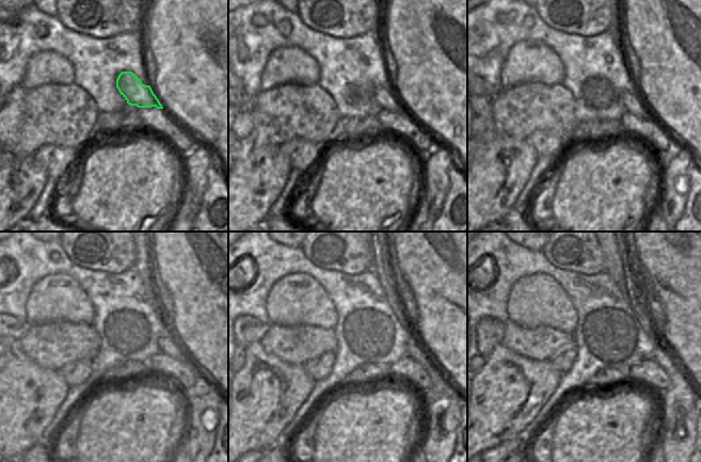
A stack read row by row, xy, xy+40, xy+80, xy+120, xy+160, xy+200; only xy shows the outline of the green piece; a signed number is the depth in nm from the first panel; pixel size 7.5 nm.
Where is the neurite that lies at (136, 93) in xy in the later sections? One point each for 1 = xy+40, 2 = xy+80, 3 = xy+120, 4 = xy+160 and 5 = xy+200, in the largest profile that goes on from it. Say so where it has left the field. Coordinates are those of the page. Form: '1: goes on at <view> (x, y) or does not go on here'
1: goes on at xy+40 (388, 99)
2: goes on at xy+80 (640, 107)
3: goes on at xy+120 (169, 346)
4: goes on at xy+160 (434, 400)
5: goes on at xy+200 (682, 396)

